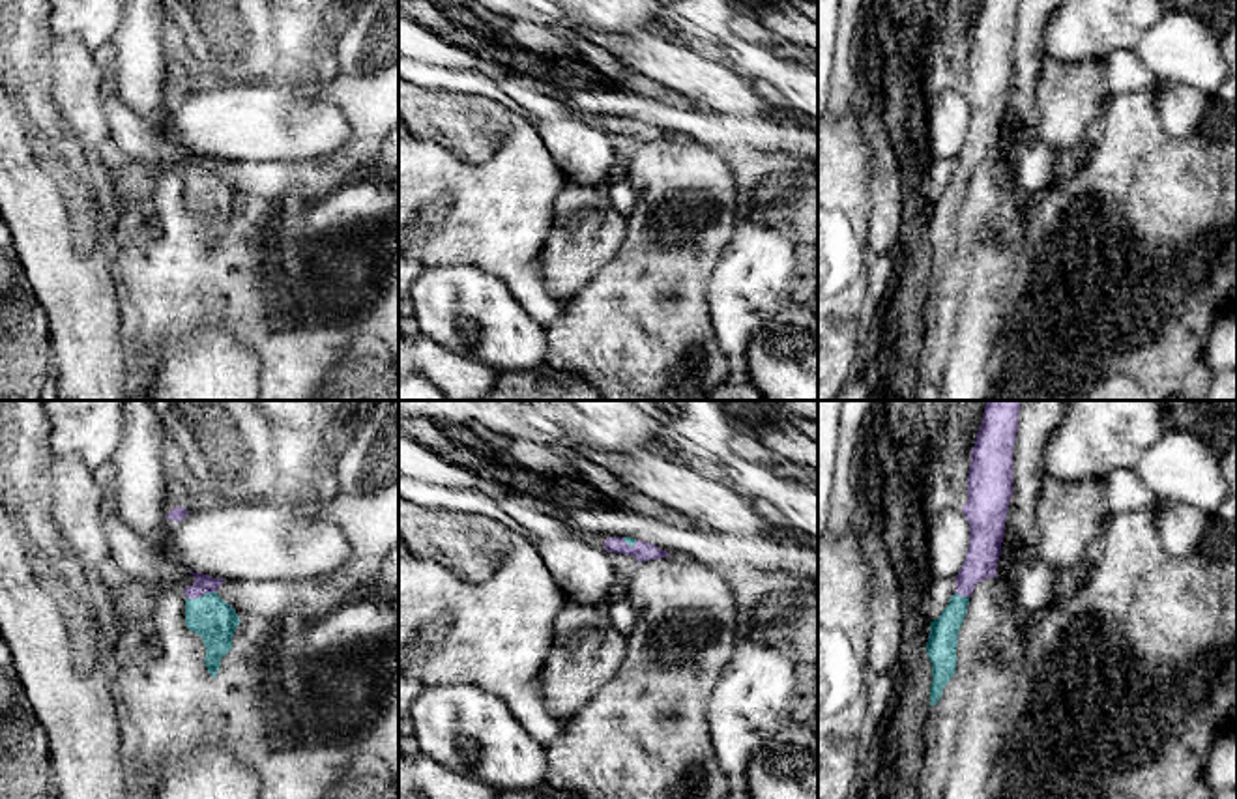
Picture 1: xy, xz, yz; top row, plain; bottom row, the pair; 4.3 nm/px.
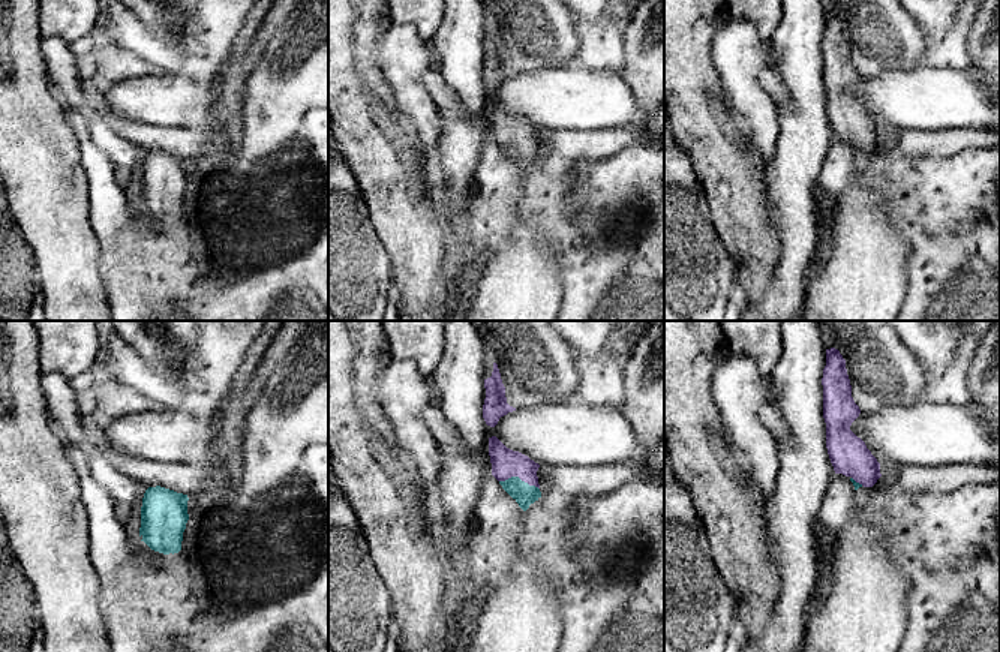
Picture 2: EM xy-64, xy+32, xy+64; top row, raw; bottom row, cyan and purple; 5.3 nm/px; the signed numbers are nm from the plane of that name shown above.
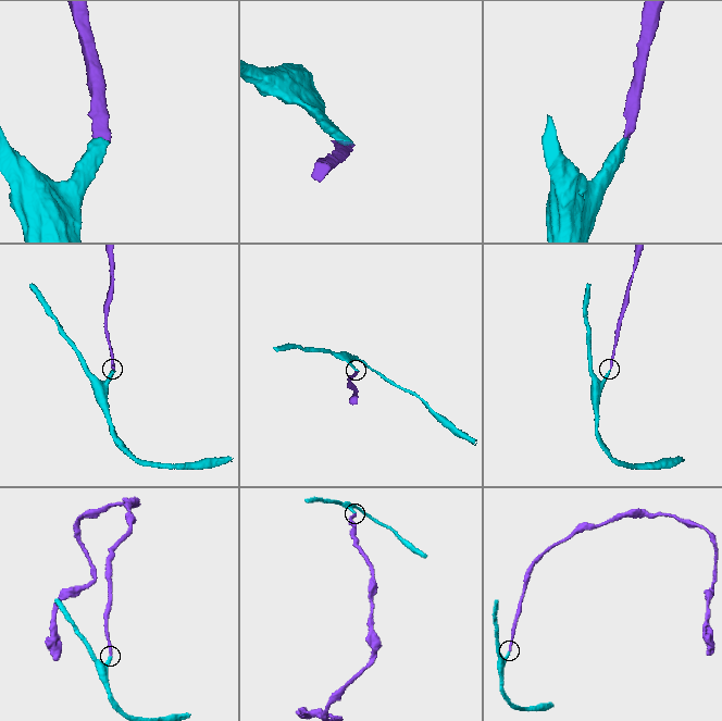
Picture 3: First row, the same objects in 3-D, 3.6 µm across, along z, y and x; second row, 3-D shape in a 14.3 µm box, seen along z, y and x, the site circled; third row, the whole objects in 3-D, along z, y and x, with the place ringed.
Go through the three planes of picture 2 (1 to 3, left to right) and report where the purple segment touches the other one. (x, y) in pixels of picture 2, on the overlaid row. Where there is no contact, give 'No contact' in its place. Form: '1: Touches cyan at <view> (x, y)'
1: No contact
2: Touches cyan at xy+32 (517, 477)
3: Touches cyan at xy+64 (858, 483)

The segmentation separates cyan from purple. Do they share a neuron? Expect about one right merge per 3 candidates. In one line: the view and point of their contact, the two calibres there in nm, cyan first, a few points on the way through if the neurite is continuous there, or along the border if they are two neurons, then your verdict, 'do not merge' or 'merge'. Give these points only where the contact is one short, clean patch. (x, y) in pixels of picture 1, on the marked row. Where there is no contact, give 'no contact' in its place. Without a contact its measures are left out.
xy (203, 595) | 180/80 nm | across xy (208, 616), (203, 607), (203, 595), (203, 584) | merge

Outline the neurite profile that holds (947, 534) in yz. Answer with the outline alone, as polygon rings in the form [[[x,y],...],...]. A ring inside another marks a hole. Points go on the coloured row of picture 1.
[[[958,507],[930,516],[928,569],[932,576],[956,578],[969,548],[969,524]]]

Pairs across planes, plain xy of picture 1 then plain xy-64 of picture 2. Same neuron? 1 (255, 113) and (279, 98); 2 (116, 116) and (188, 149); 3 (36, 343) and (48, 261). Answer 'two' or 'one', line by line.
1: two
2: one
3: two

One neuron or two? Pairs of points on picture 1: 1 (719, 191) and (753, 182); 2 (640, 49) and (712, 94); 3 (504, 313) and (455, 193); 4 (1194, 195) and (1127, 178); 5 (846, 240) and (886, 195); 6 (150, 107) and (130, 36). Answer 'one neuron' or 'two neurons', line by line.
1: two neurons
2: one neuron
3: two neurons
4: one neuron
5: two neurons
6: one neuron

